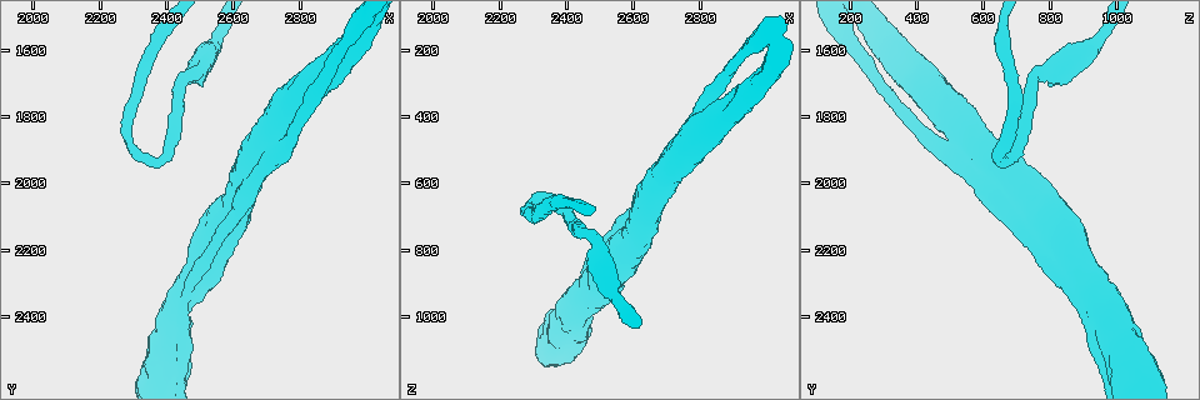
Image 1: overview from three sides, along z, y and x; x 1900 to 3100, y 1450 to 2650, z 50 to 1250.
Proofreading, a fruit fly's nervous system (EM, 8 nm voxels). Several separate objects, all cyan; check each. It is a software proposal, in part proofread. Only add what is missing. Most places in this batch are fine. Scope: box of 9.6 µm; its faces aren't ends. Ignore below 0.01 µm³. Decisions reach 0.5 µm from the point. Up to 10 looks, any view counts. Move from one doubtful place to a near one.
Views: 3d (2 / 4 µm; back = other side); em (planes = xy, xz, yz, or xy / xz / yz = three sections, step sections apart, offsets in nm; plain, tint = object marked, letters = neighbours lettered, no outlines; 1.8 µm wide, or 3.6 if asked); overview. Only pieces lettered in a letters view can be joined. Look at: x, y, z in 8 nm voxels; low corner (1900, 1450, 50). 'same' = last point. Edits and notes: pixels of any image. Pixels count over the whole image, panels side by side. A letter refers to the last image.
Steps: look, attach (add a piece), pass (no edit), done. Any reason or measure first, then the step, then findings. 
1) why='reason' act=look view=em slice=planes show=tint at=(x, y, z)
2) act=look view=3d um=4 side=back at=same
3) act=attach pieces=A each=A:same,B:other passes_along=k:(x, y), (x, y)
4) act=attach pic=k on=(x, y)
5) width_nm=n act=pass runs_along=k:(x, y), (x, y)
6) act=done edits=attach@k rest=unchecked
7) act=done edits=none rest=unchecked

why='touches itself' act=look view=em um=3.6 slice=xy step=4 show=tint at=(2730, 1890, 510)

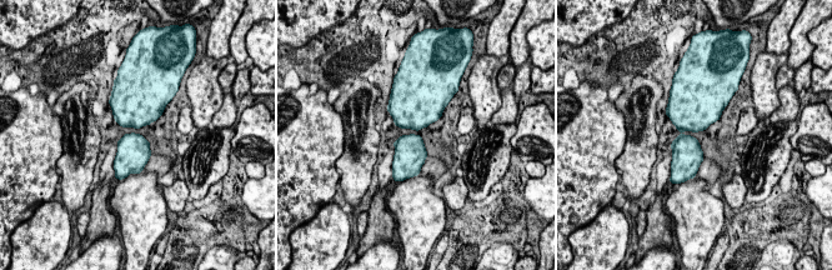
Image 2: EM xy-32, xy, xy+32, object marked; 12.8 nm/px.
why='another direction' act=look view=em um=3.6 slice=planes show=letters at=same

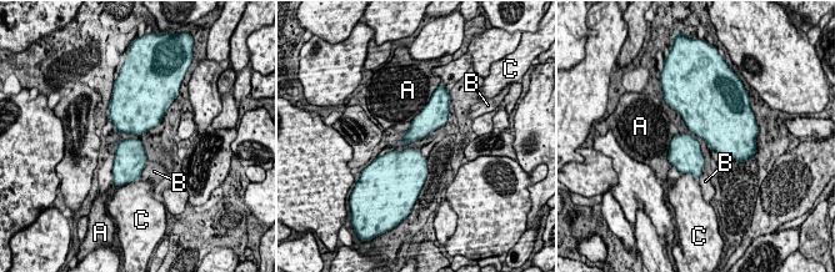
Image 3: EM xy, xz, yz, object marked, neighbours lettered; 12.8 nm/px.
act=pass each=A:other,B:other,C:other border=3:(673, 136), (668, 155), (671, 165) found='no lettered piece goes on from it'

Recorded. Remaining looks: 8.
act=look view=3d um=4 at=(2640, 2030, 660)

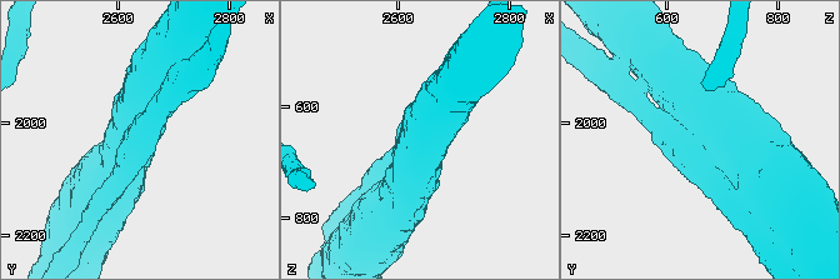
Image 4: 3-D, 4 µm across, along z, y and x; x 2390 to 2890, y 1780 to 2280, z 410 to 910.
act=look view=em um=3.6 slice=planes show=letters at=(2635, 2025, 665)

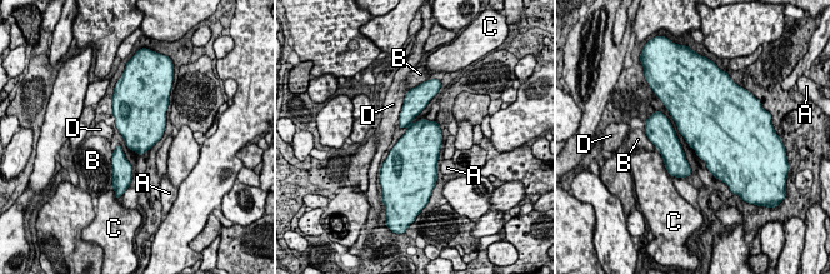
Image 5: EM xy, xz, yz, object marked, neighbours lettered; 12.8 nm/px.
longest_contact=D:380nm act=pass each=A:other,B:other,C:other,D:other border=5:(406, 93), (398, 119) found='none of them fits'

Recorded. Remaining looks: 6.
why='abrupt turn' act=look view=3d um=4 at=(2360, 1940, 650)

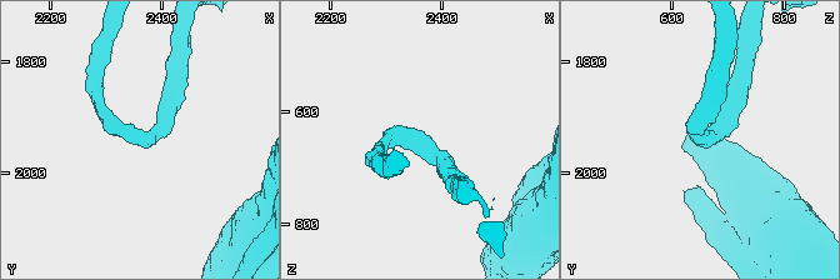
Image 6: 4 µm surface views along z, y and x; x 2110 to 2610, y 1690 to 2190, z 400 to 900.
arm_widths_nm=190,280 why='now the EM' act=look view=em slice=planes show=letters at=(2355, 1940, 655)

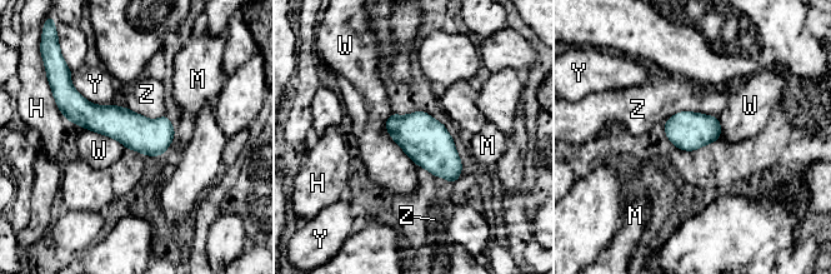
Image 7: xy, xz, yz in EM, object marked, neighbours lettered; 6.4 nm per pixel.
act=pass each=H:other,M:other,W:other,Y:other,Z:other runs_along=7:(70, 99), (134, 131), (171, 133) found='no lettered piece goes on from it'

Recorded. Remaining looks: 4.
why='touches itself' act=look view=3d um=4 at=(2910, 1670, 250)

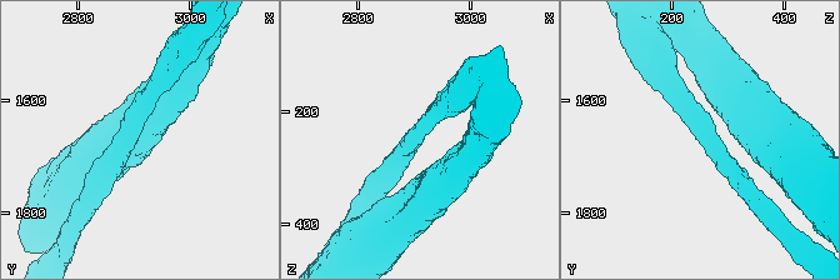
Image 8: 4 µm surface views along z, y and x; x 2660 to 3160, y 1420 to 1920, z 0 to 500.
act=look view=em slice=planes show=letters at=(2905, 1665, 245)

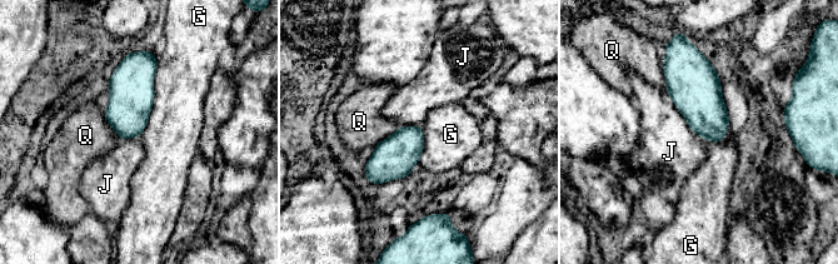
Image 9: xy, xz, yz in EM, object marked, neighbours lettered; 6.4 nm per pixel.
longest_contact=G:500nm act=pass each=G:other,J:other,Q:other border=9:(158, 59), (154, 101), (140, 137) found='no lettered piece goes on from it'

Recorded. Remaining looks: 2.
act=done edits=none rest=unchecked

